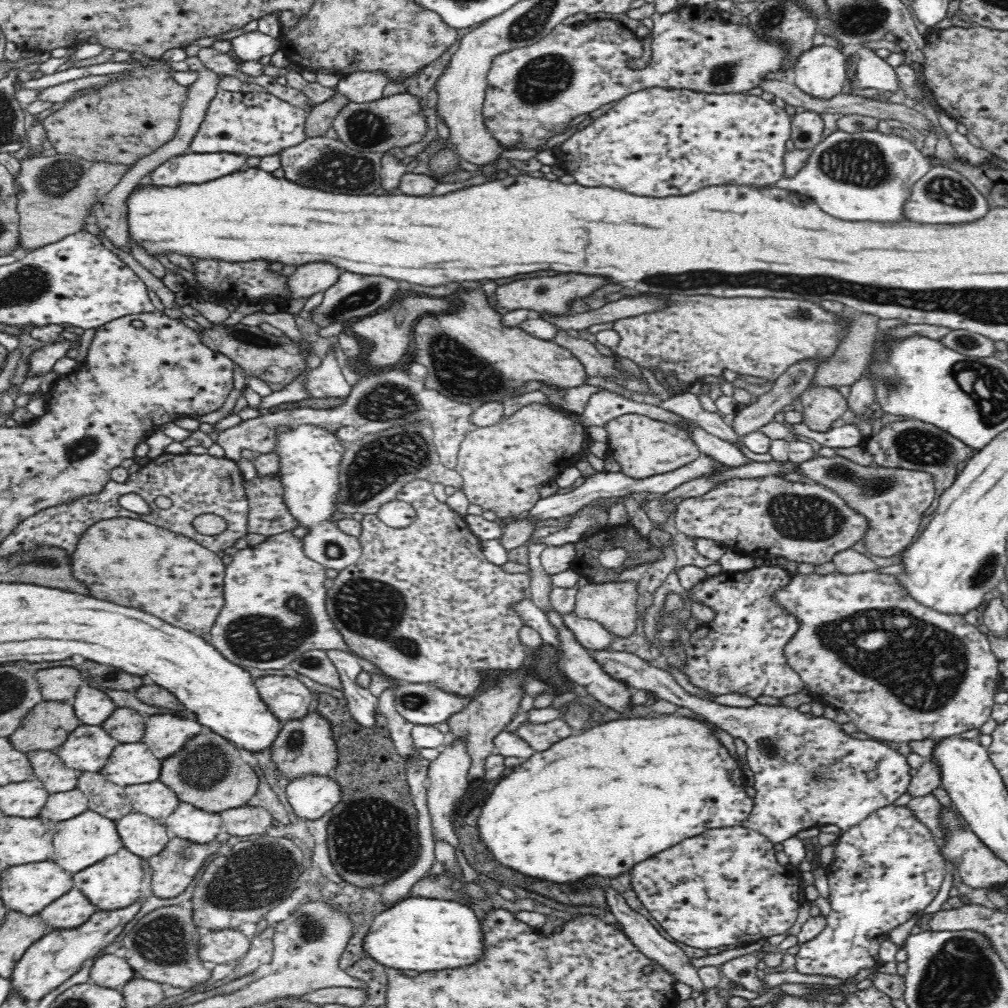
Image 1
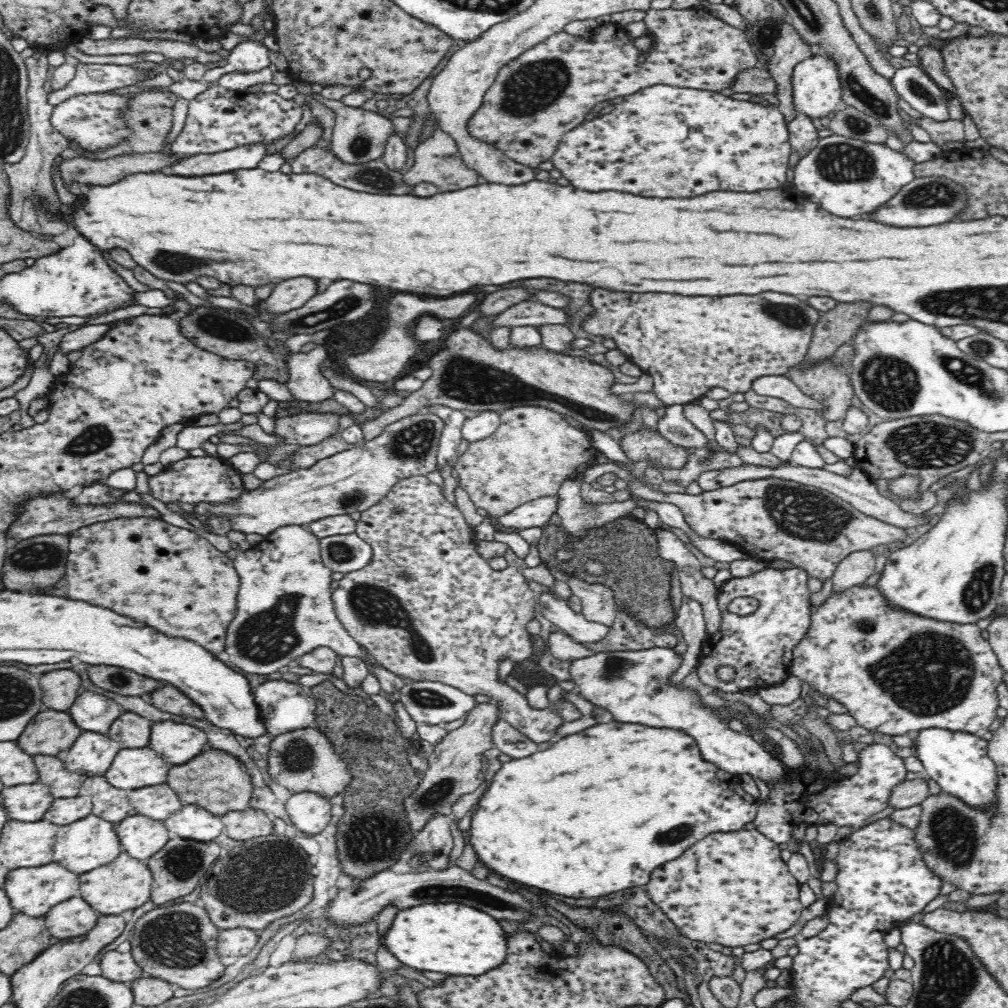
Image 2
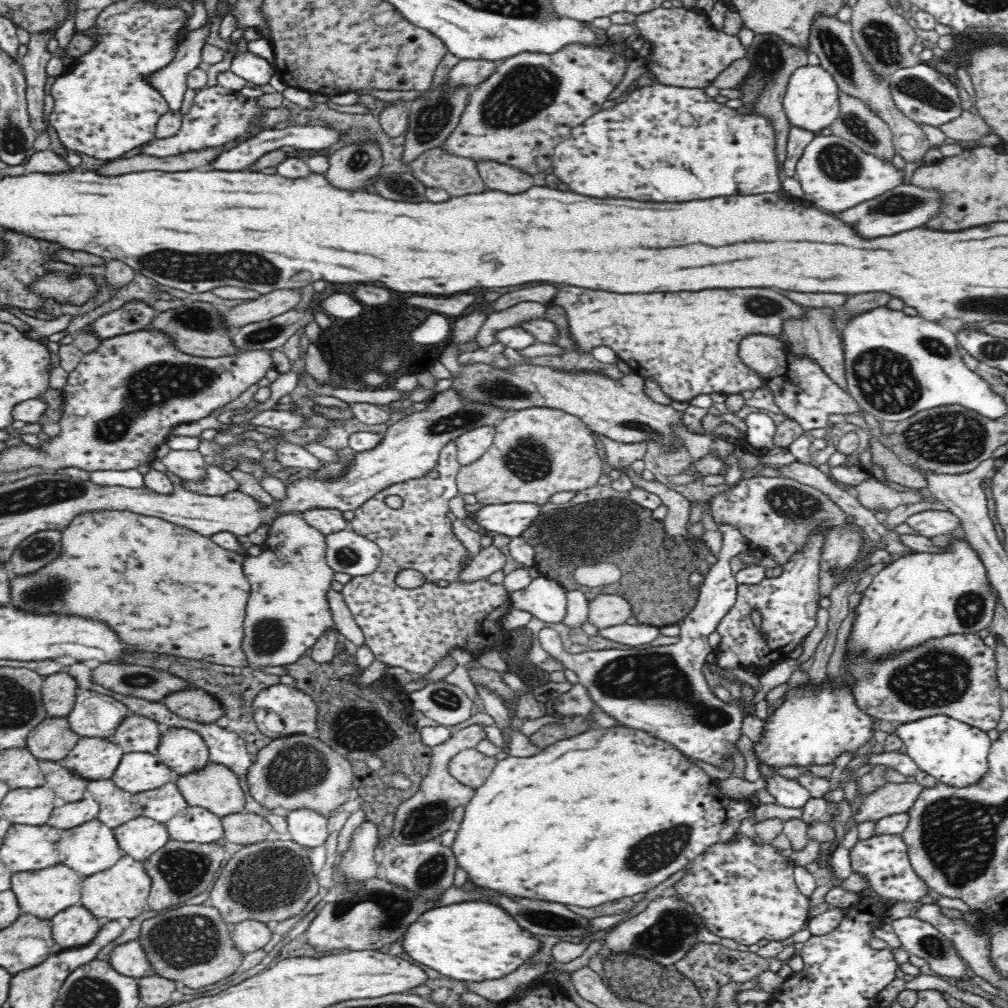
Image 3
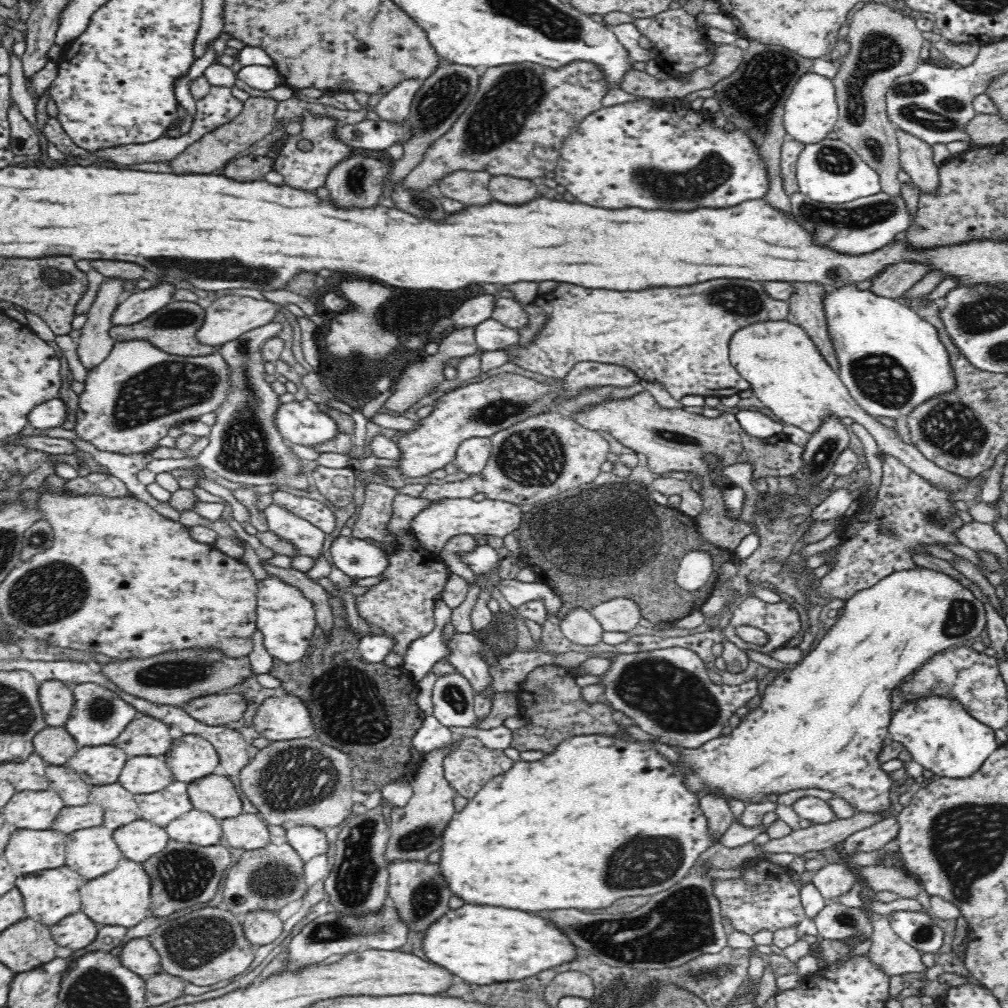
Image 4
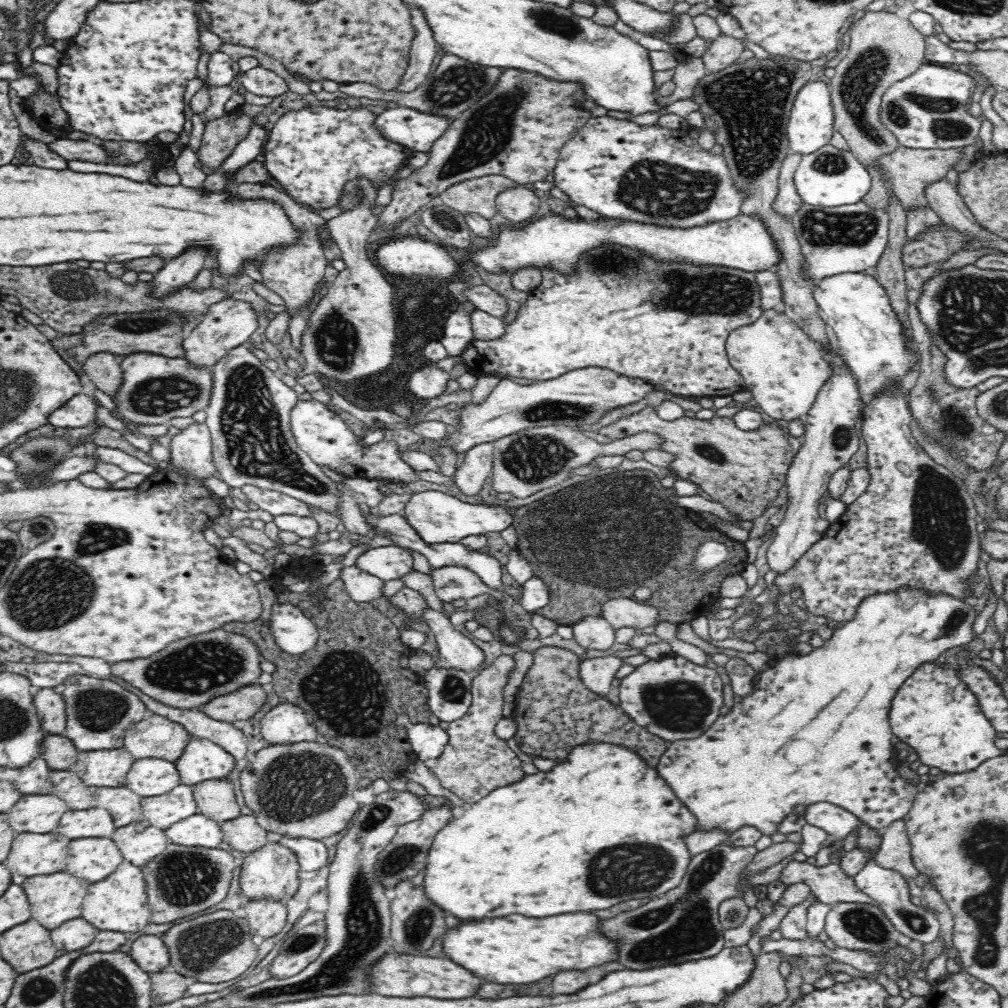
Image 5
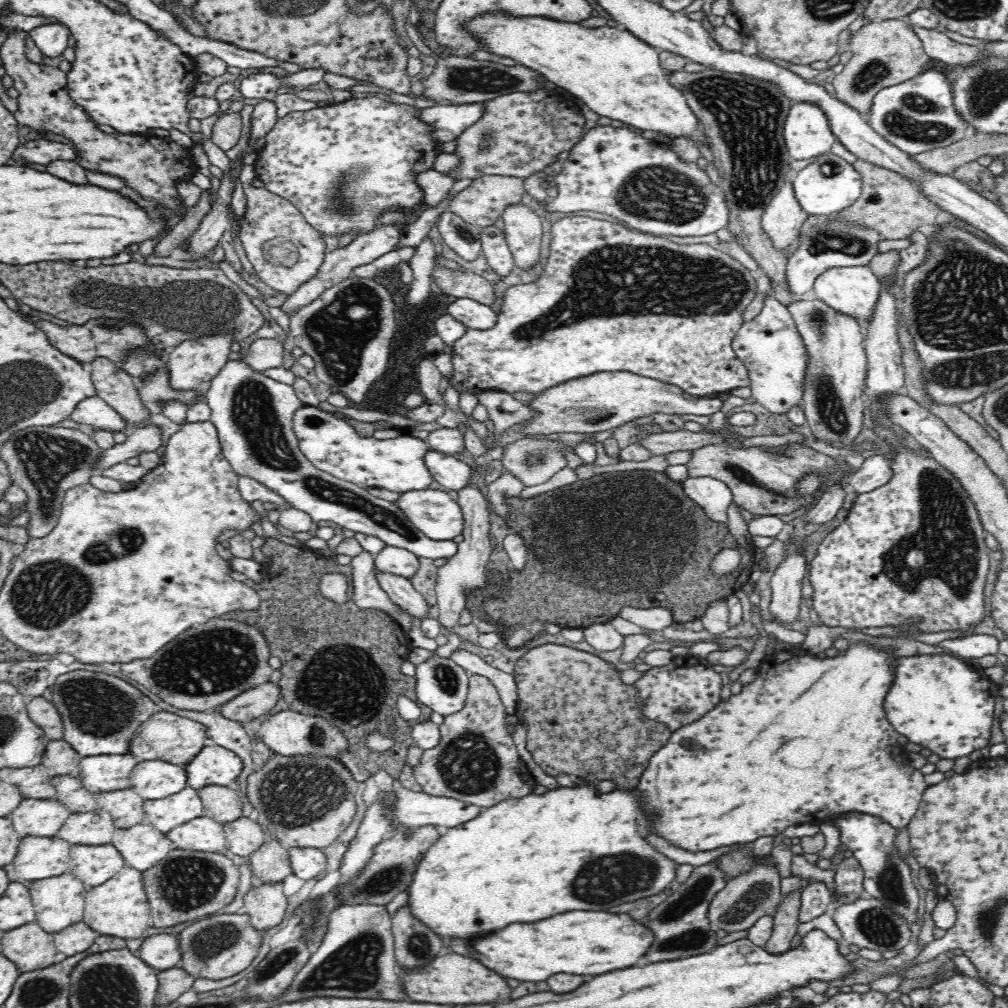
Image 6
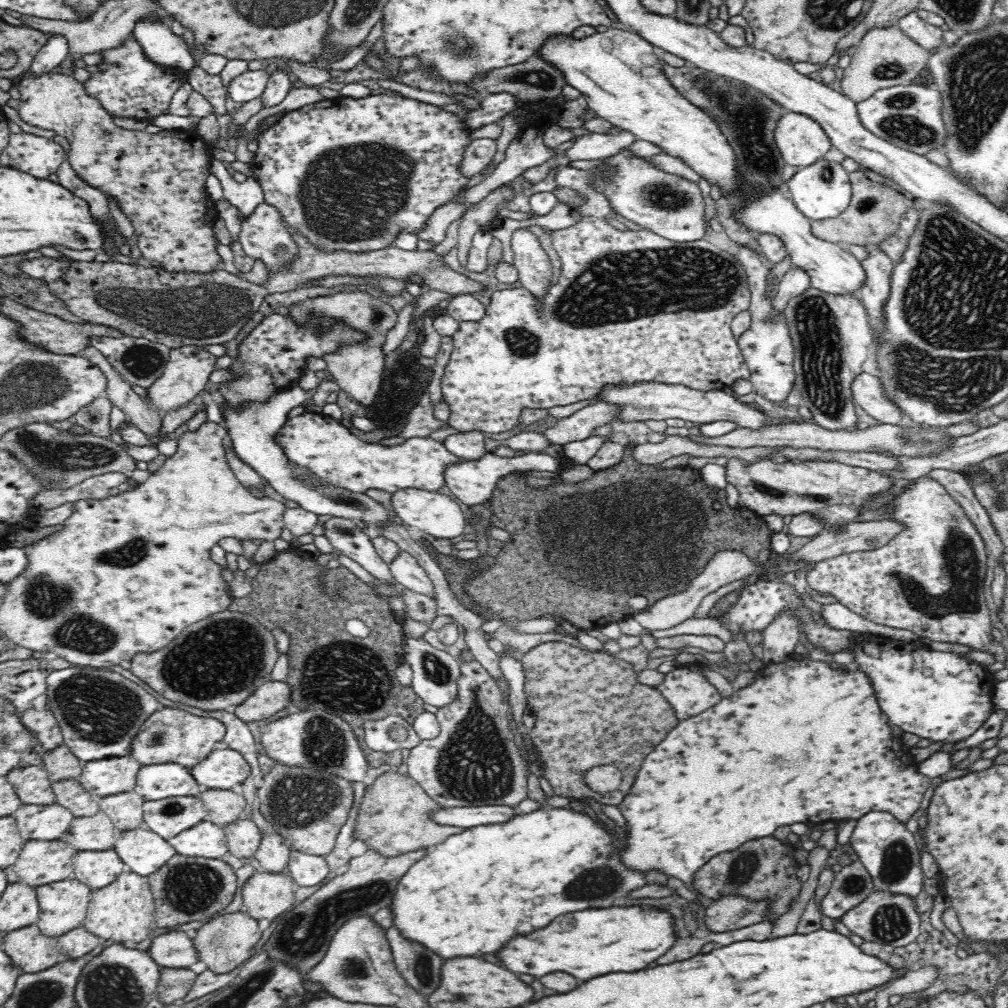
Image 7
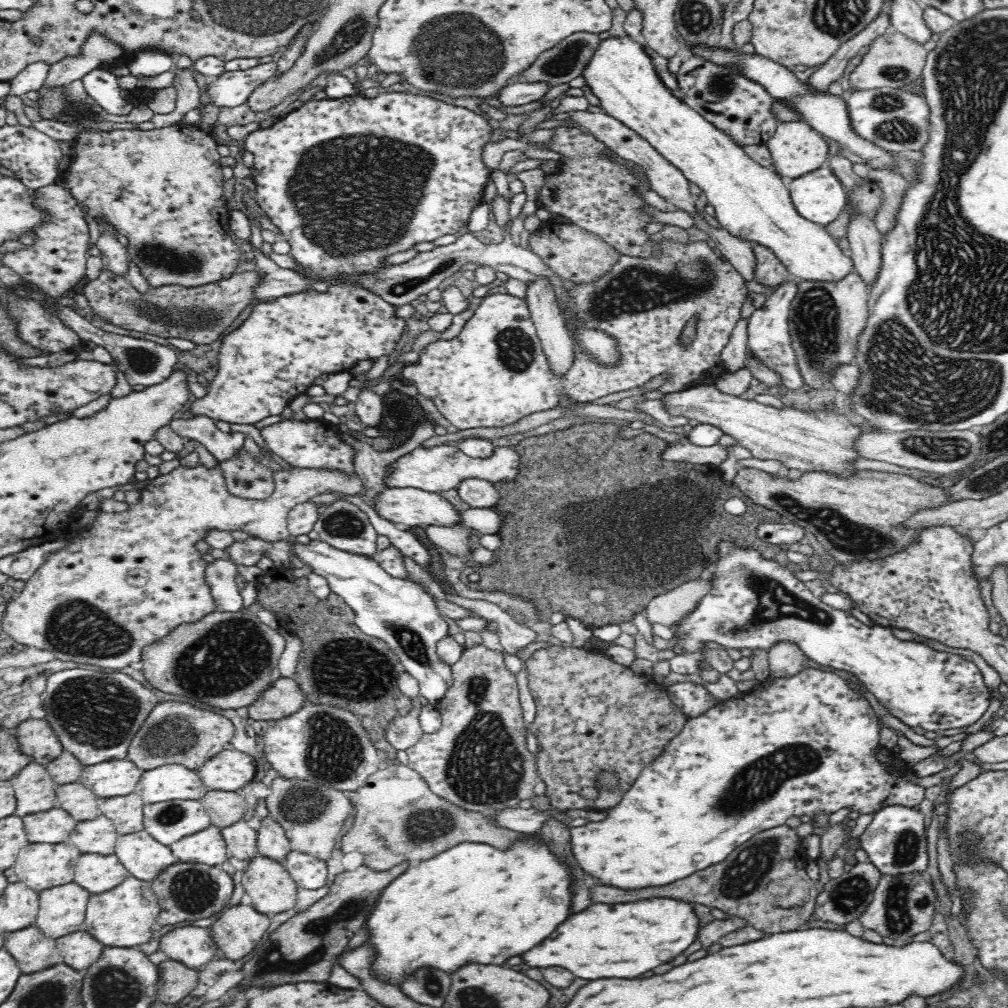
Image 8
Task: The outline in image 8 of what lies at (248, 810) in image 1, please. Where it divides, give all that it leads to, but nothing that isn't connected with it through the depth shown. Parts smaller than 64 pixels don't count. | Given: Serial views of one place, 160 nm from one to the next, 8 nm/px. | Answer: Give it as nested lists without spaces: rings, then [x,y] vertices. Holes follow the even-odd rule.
[[[244,819],[221,828],[221,833],[230,856],[251,860],[258,855],[257,831],[248,826]]]

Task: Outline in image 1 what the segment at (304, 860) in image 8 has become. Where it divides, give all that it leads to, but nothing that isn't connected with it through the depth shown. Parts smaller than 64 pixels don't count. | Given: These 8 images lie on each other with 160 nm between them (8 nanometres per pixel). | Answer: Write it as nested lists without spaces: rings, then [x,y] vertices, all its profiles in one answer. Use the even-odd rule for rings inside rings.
[[[302,774],[285,786],[292,811],[300,818],[316,820],[340,800],[340,786],[333,774]]]

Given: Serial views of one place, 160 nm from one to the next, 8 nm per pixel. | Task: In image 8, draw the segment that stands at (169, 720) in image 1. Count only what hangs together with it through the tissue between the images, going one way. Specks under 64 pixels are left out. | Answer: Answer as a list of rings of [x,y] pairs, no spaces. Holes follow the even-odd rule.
[[[227,747],[209,758],[198,770],[208,790],[240,791],[256,774],[252,756]]]

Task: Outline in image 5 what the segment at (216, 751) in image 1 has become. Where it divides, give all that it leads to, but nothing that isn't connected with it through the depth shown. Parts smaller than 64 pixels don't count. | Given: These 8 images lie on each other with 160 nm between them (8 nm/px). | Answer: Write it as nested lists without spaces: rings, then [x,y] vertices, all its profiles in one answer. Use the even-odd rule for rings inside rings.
[[[227,779],[204,780],[192,786],[199,813],[221,823],[241,815],[235,788]]]

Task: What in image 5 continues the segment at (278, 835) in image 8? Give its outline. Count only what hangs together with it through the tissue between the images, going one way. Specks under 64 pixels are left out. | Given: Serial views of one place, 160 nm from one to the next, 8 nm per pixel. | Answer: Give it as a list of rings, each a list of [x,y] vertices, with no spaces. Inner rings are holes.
[[[267,842],[262,848],[243,856],[238,874],[241,888],[239,896],[245,902],[254,900],[281,902],[287,896],[292,898],[299,888],[299,872],[299,862],[292,850],[280,843]]]

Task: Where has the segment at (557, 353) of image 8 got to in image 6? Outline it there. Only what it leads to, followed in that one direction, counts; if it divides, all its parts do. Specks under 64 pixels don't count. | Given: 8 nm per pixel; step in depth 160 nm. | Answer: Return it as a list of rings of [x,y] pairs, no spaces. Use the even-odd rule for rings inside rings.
[[[508,204],[501,213],[504,223],[503,233],[509,244],[510,254],[520,268],[533,268],[540,262],[540,242],[542,242],[542,225],[540,217],[526,204]]]

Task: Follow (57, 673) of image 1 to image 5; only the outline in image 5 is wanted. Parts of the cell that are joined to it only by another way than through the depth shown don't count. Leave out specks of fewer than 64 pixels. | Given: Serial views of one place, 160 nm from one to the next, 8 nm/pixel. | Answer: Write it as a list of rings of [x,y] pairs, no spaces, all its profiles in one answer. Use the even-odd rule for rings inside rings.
[[[53,688],[39,689],[33,696],[42,728],[46,733],[64,734],[67,723],[67,710],[64,697]]]

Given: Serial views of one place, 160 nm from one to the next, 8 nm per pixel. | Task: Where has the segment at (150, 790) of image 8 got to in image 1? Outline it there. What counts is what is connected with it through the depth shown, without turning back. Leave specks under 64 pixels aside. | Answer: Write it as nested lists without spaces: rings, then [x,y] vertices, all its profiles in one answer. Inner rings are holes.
[[[143,741],[124,742],[116,745],[99,772],[106,780],[126,787],[158,780],[160,762]]]

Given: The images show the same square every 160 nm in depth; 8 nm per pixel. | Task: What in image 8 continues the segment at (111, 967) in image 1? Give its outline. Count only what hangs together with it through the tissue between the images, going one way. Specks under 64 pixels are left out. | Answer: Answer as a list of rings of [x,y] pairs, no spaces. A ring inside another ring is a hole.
[[[196,925],[178,927],[164,934],[159,950],[162,950],[168,959],[197,970],[218,957],[209,928]]]

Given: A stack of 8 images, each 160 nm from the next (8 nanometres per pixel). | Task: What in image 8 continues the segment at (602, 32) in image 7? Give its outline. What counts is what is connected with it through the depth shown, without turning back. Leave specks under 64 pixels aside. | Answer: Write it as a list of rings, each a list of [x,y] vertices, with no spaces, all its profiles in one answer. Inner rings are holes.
[[[628,35],[600,40],[593,58],[586,64],[580,75],[585,85],[599,100],[602,112],[622,122],[624,126],[640,135],[652,145],[667,161],[678,167],[682,174],[697,184],[706,194],[708,203],[715,209],[714,220],[734,236],[744,240],[756,240],[767,246],[780,259],[793,278],[802,281],[838,282],[854,272],[853,260],[838,247],[824,225],[806,220],[794,207],[789,190],[772,169],[756,163],[733,139],[708,122],[699,112],[690,108],[676,97],[656,73],[641,38]]]

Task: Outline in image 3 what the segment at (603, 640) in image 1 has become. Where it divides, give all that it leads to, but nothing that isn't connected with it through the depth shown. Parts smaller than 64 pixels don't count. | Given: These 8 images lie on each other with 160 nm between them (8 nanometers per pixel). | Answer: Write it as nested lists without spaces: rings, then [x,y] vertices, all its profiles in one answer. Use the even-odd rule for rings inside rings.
[[[540,576],[511,596],[511,606],[530,612],[545,625],[560,624],[567,613],[565,587],[554,579]],[[617,624],[616,626],[606,626],[606,628],[598,628],[597,634],[600,637],[627,645],[628,647],[639,647],[646,642],[652,642],[654,638],[658,638],[658,627],[647,624]]]

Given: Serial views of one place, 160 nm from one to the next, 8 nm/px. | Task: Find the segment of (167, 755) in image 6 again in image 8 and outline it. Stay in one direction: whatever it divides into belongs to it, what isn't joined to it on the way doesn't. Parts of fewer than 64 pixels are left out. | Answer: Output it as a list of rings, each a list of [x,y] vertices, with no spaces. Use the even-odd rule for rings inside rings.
[[[159,701],[132,738],[127,758],[140,770],[164,765],[182,765],[197,771],[209,758],[229,747],[234,725],[224,715],[184,702]]]

